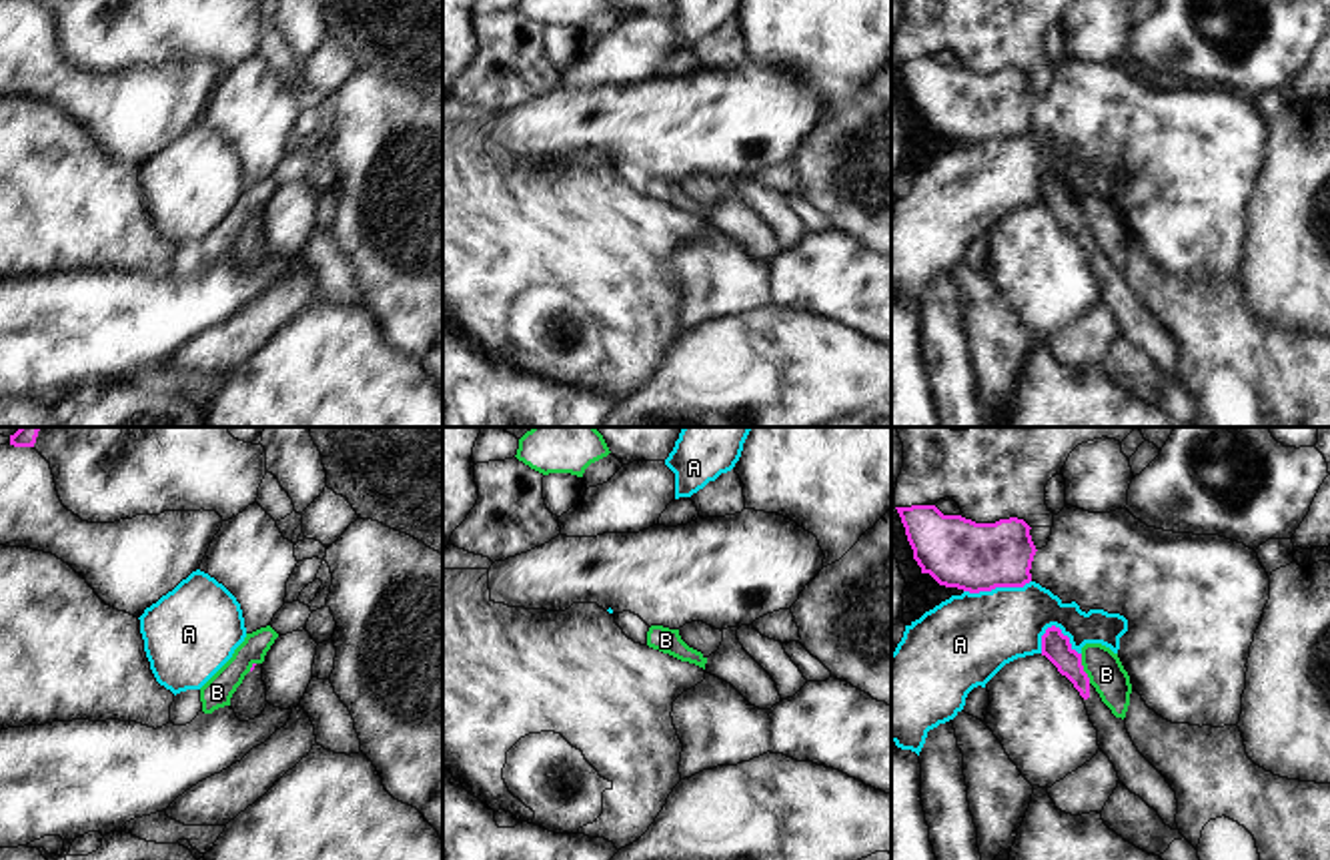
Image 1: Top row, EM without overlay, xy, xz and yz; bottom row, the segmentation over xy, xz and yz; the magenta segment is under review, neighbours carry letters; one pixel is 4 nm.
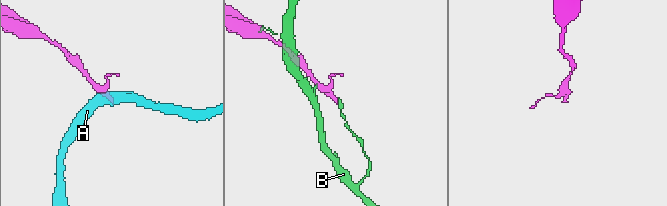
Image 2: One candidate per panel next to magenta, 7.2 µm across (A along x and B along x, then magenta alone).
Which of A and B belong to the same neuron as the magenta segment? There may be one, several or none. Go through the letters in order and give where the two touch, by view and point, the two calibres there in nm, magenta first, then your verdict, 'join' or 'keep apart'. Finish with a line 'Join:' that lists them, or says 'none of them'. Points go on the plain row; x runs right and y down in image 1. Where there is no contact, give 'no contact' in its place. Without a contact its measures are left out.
A: meets magenta in yz at (1060, 183); 120 nm thick on the magenta side, 300 nm on the other; keep apart
B: meets magenta in yz at (1082, 219); 120 nm thick on the magenta side, 150 nm on the other; keep apart
Join: none of them

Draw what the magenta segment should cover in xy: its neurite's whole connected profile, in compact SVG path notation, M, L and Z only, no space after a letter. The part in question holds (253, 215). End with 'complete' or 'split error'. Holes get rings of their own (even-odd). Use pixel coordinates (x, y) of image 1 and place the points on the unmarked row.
M252 214L242 235L230 249L230 259L240 273L254 271L266 259L266 237L262 233L262 214Z | split error

